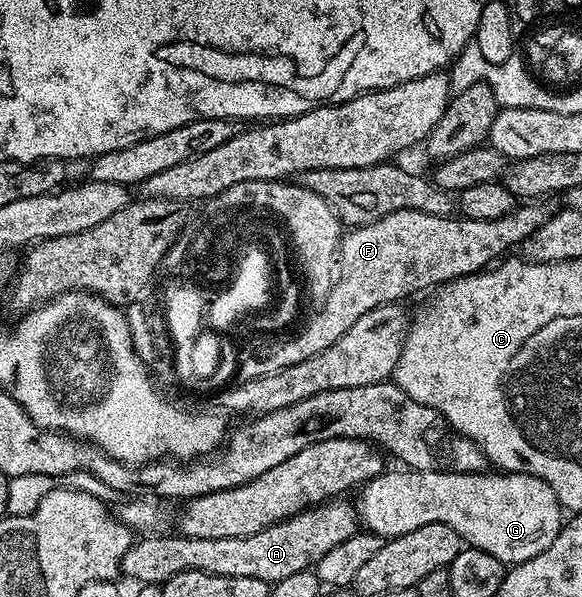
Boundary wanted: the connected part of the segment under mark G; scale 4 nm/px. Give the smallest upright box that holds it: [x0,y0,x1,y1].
[358,470,564,565]

